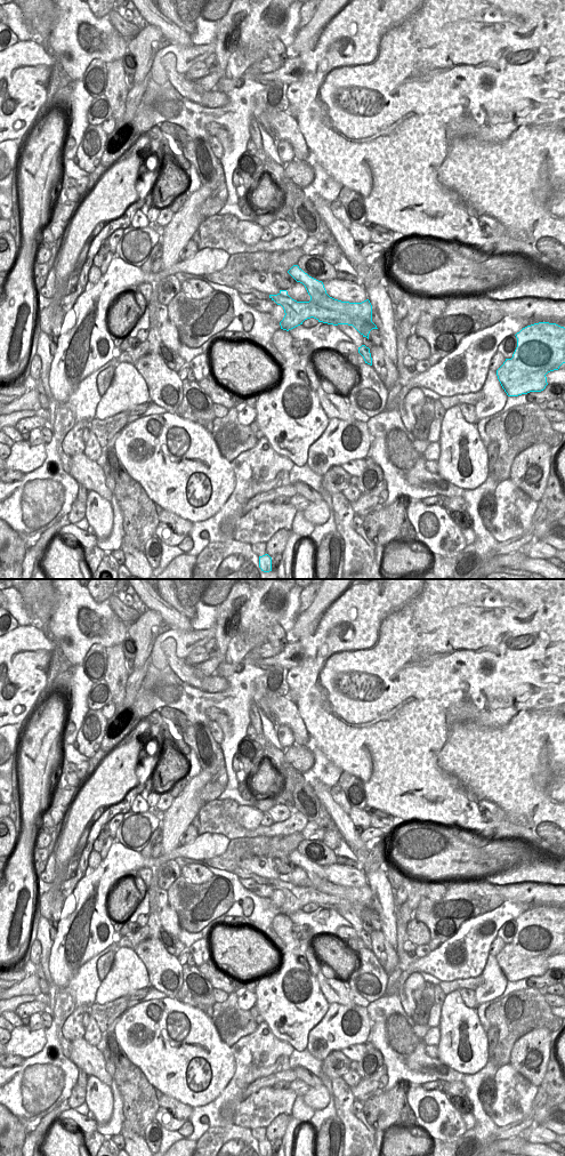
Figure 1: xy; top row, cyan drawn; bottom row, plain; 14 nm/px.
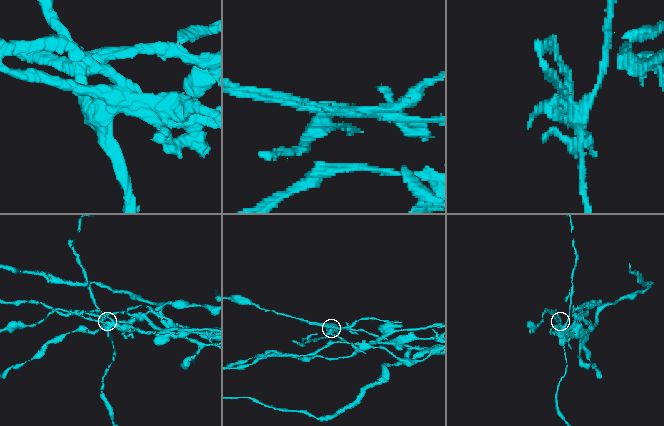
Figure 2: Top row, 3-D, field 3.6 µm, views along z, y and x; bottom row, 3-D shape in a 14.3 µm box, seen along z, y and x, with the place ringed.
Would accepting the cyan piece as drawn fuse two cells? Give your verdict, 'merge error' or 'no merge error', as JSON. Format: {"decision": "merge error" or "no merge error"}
{"decision": "merge error"}

